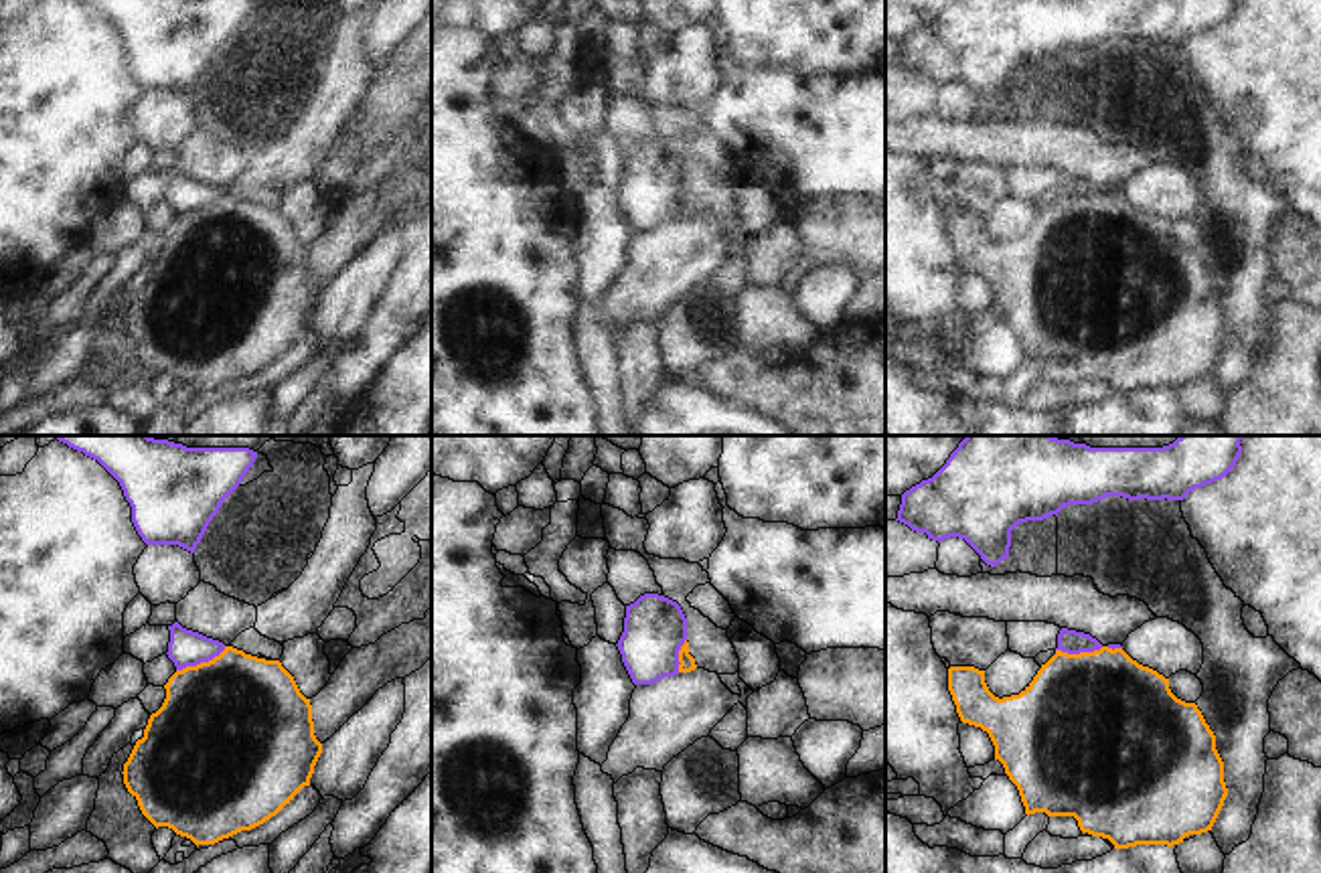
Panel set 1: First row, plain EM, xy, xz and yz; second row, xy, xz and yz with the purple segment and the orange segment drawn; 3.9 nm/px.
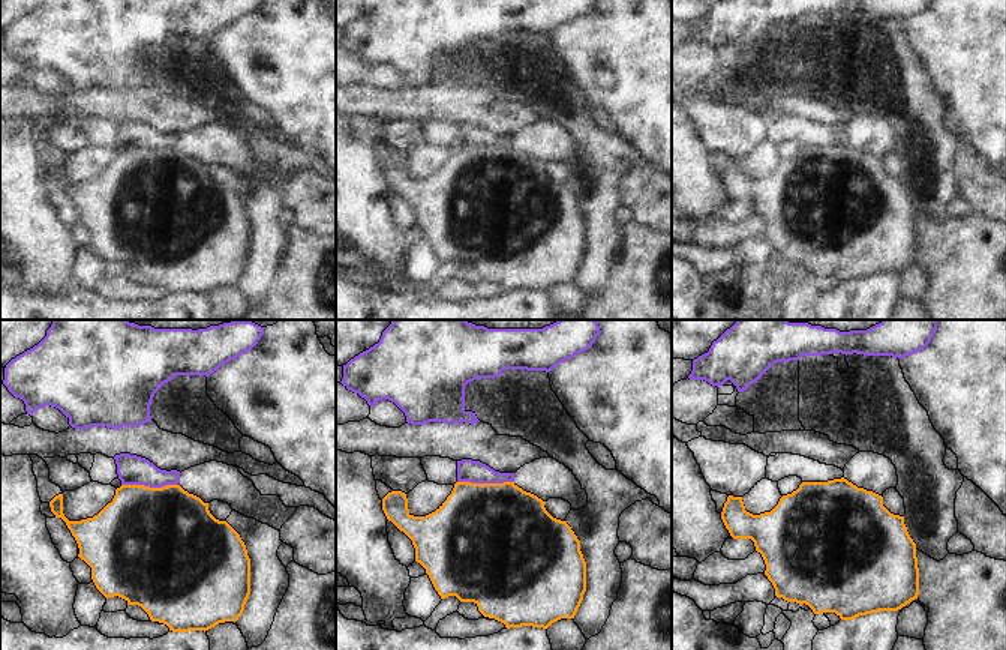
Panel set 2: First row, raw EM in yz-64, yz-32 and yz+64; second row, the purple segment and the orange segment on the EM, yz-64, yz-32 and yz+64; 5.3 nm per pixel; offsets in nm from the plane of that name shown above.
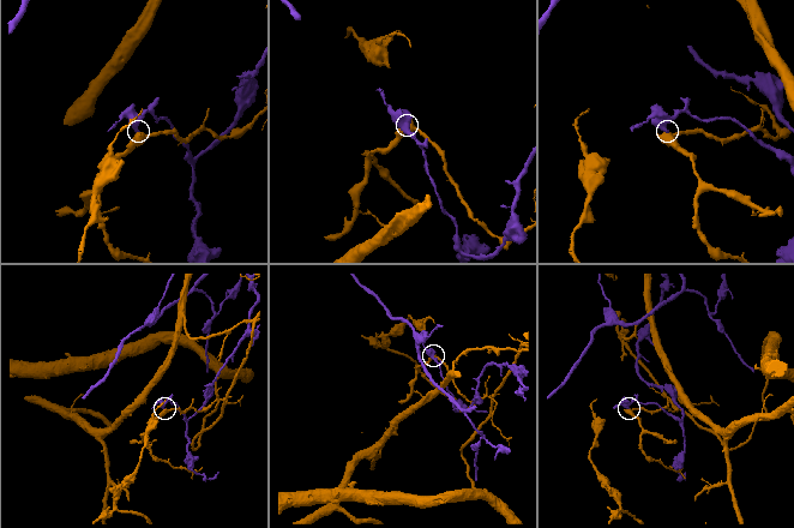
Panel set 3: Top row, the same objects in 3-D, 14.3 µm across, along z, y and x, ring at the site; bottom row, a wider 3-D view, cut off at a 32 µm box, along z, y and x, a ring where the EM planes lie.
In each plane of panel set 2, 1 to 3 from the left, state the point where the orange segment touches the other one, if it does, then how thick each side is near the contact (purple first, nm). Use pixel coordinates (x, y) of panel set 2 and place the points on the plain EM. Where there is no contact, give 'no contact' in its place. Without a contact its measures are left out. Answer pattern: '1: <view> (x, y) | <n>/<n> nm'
1: yz-64 (150, 150) | 160/500 nm
2: yz-32 (486, 146) | 120/500 nm
3: no contact

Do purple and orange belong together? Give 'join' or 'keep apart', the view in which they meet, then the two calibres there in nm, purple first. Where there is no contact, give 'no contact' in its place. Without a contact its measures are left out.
keep apart | xy | 140/480 nm

